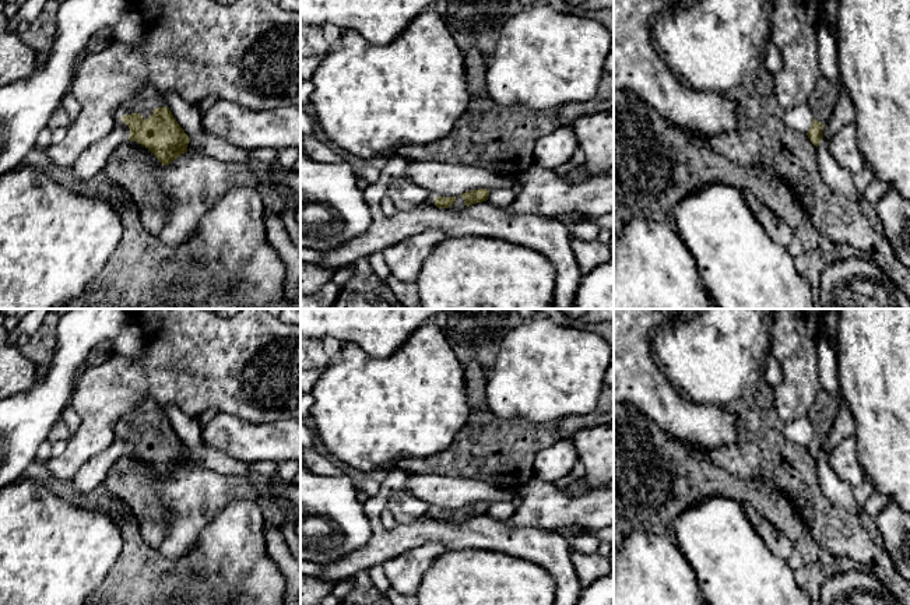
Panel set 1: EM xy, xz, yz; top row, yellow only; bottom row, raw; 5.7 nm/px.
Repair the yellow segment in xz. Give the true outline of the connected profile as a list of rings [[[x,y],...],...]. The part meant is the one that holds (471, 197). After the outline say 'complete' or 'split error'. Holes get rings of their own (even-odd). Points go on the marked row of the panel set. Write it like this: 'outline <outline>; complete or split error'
outline [[[478,189],[463,193],[457,197],[429,197],[424,205],[436,205],[440,208],[449,208],[453,211],[461,211],[472,204],[486,201],[489,190]]]; split error

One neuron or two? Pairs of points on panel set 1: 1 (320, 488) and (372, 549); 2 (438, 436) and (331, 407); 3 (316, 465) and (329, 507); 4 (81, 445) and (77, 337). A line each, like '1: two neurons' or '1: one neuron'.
1: two neurons
2: one neuron
3: two neurons
4: two neurons

